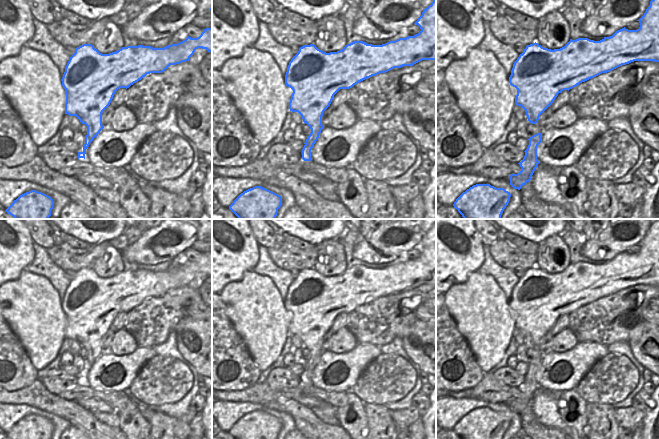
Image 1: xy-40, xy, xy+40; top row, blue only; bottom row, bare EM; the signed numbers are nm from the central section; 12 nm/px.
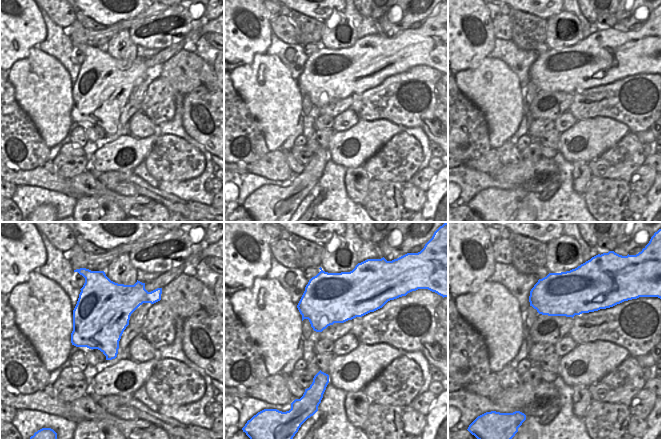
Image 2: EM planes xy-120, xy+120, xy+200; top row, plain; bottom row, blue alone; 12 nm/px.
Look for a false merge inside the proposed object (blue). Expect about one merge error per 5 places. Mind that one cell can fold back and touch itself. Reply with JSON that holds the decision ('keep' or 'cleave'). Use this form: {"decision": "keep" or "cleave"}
{"decision": "keep"}

